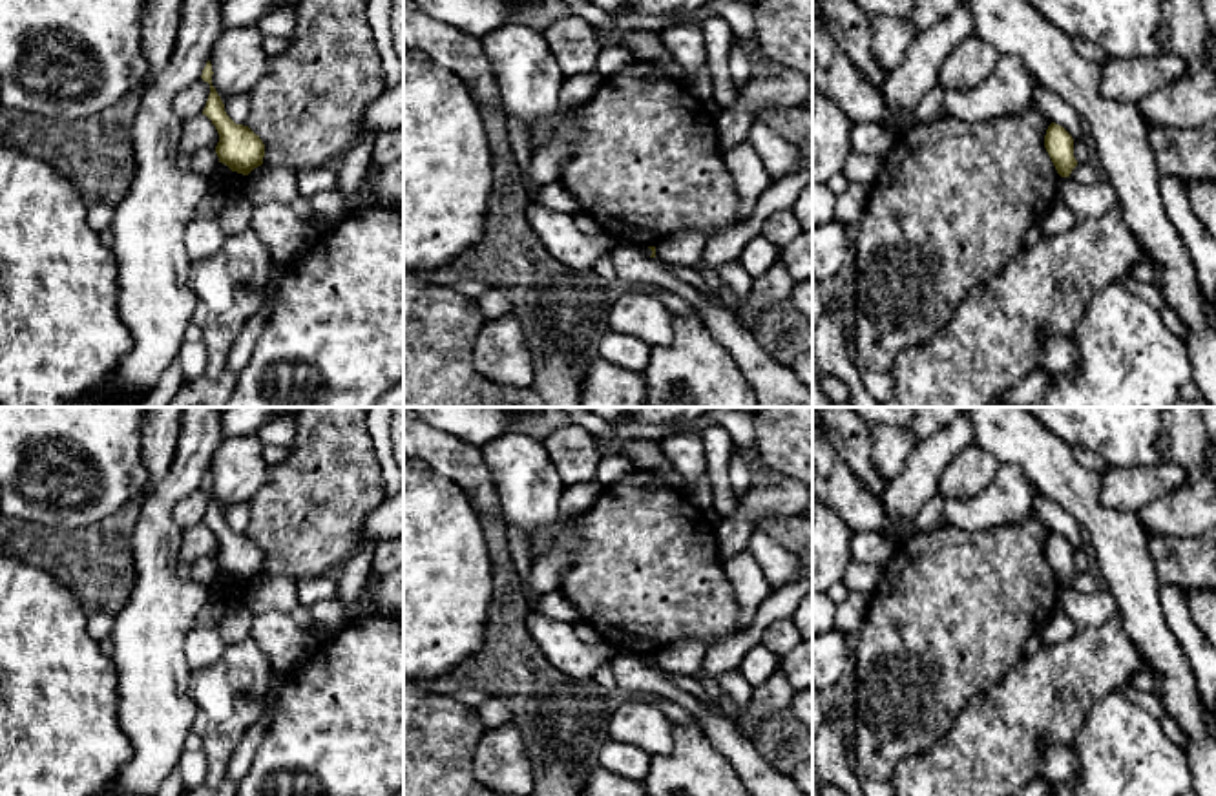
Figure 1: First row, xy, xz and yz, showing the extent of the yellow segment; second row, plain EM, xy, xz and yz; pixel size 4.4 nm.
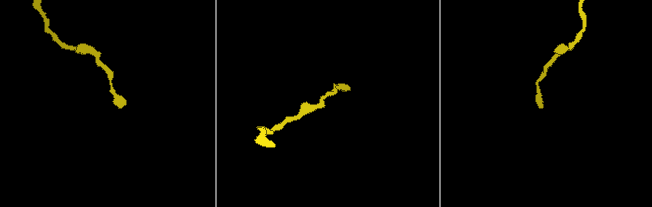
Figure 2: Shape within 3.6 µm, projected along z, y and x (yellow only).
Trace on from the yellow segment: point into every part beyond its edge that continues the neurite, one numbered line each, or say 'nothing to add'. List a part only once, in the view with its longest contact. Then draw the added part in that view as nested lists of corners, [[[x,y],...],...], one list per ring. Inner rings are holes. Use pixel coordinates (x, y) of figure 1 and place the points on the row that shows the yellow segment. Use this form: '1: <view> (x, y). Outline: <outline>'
nothing to add

